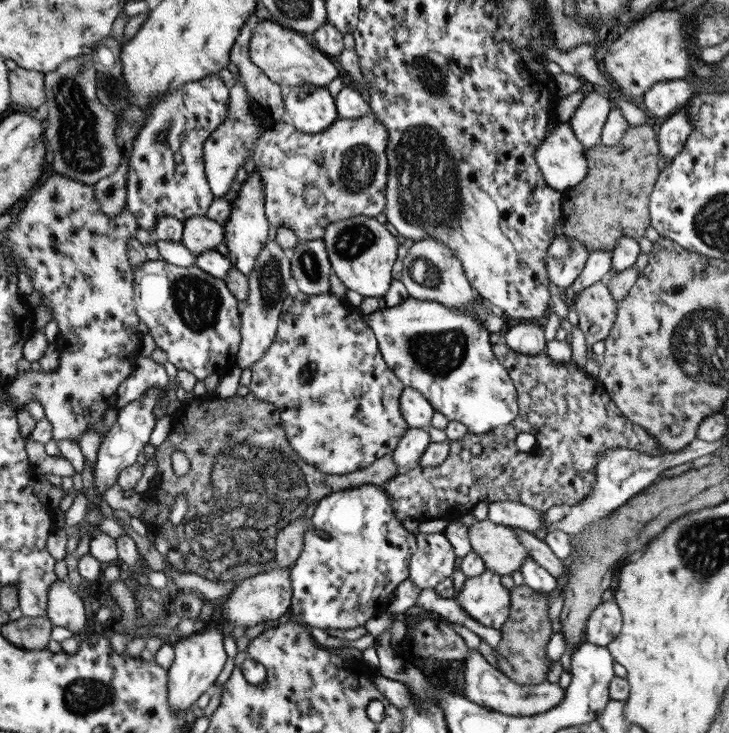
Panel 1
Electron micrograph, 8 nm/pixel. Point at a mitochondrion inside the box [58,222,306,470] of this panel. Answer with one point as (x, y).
(195, 299)

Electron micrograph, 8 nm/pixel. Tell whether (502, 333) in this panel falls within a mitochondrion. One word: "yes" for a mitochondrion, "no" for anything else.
no

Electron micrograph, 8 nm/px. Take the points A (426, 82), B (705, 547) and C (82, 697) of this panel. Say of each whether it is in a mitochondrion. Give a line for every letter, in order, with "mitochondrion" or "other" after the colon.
A: mitochondrion
B: mitochondrion
C: mitochondrion

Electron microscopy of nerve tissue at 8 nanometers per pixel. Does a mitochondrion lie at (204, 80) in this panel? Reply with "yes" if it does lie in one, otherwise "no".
no

